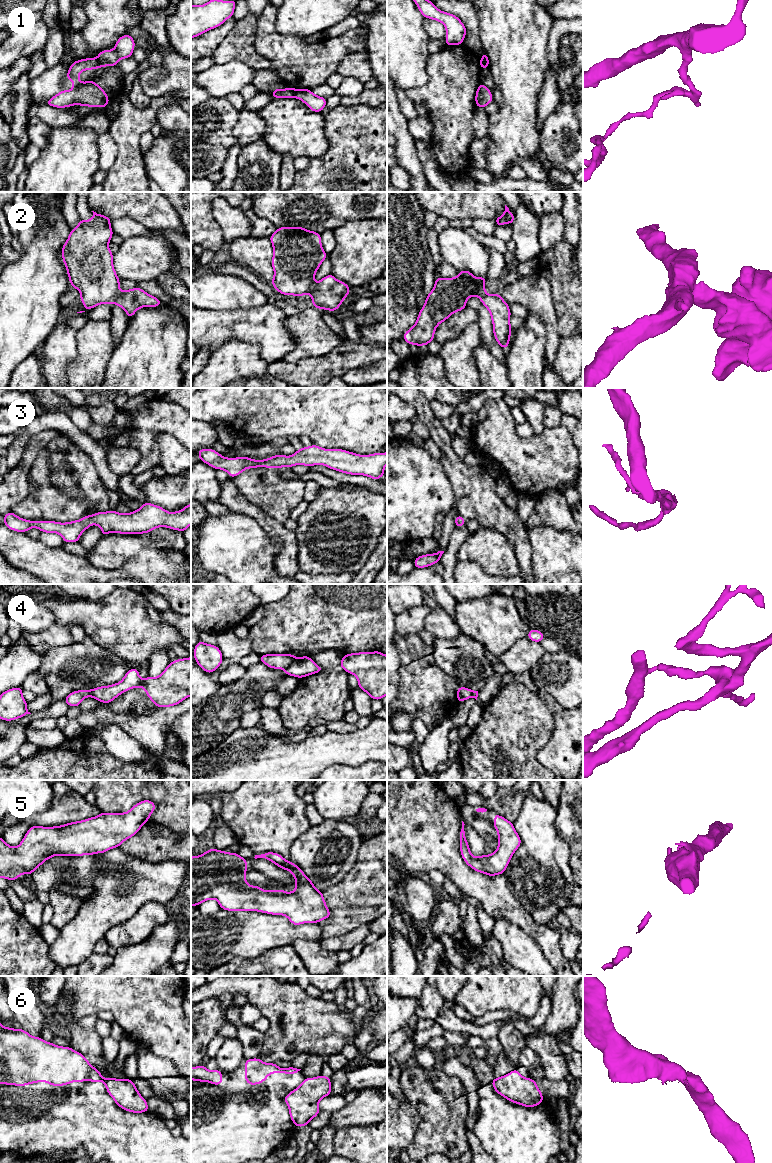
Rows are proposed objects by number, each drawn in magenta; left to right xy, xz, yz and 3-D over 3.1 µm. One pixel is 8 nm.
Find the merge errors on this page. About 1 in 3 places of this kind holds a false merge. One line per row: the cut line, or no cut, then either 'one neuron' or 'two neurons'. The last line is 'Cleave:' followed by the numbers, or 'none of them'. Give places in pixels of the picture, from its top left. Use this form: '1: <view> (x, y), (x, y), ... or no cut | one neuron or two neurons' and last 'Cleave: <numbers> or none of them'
1: xy (97, 58), (102, 66) | two neurons
2: xy (120, 292), (111, 303) | two neurons
3: no cut | one neuron
4: xz (294, 657), (284, 669) | two neurons
5: no cut | one neuron
6: xy (105, 1079), (103, 1081) | two neurons
Cleave: 1, 2, 4, 6

